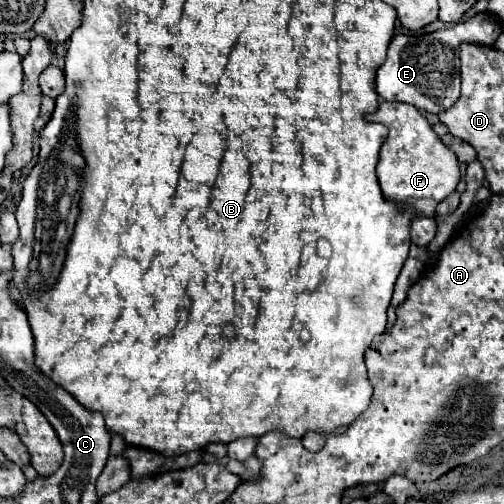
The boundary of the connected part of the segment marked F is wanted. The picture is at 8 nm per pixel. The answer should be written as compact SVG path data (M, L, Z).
M381 101L375 113L365 115L367 121L383 123L389 129L389 135L381 147L377 177L381 191L387 201L413 209L417 217L433 217L435 207L455 193L459 183L459 163L453 151L449 151L437 133L423 117L423 113L407 103L387 103Z

